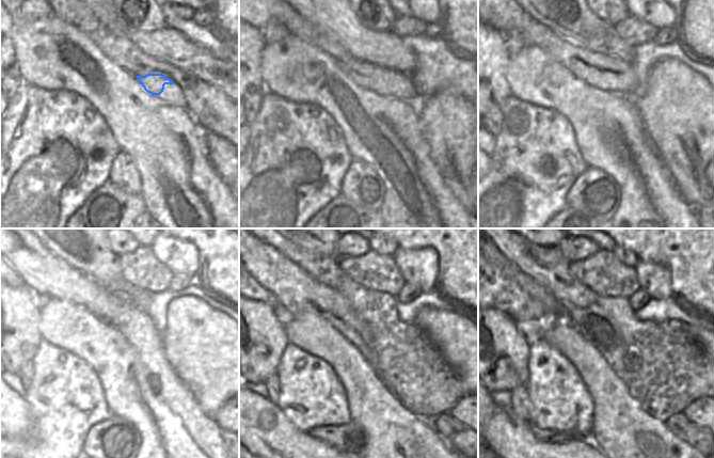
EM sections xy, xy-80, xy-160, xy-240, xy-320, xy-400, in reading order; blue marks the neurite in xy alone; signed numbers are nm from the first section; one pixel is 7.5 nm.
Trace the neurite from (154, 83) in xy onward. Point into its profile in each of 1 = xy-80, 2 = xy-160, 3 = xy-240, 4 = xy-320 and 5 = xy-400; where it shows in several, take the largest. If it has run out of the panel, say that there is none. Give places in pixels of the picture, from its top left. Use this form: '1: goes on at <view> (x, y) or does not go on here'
1: goes on at xy-80 (380, 80)
2: goes on at xy-160 (605, 73)
3: goes on at xy-240 (56, 279)
4: goes on at xy-320 (292, 287)
5: goes on at xy-400 (510, 269)

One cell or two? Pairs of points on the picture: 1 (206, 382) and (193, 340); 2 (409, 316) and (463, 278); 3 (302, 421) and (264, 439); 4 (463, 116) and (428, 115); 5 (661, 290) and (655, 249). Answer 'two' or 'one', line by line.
1: one
2: two
3: two
4: one
5: two

